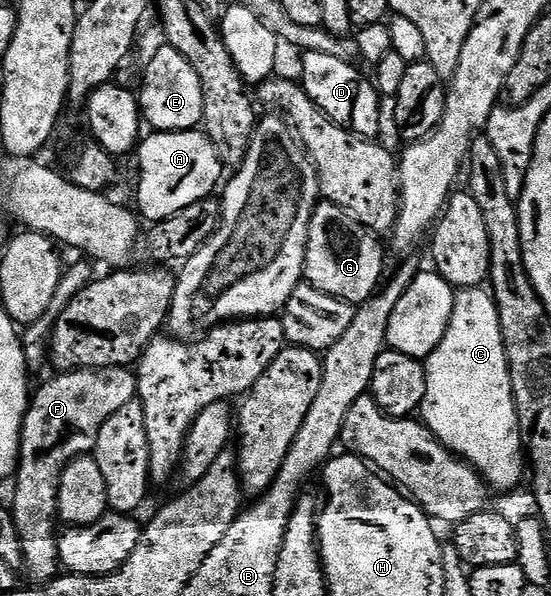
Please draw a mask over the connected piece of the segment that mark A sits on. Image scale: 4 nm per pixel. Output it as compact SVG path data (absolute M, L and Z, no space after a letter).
M154 131L149 135L140 141L139 151L136 153L137 160L141 163L141 177L137 180L136 211L142 217L145 215L149 222L166 220L171 218L171 214L179 214L183 206L210 199L216 193L213 191L216 190L217 183L218 188L222 183L223 165L219 154L215 154L215 146L211 146L204 131Z

